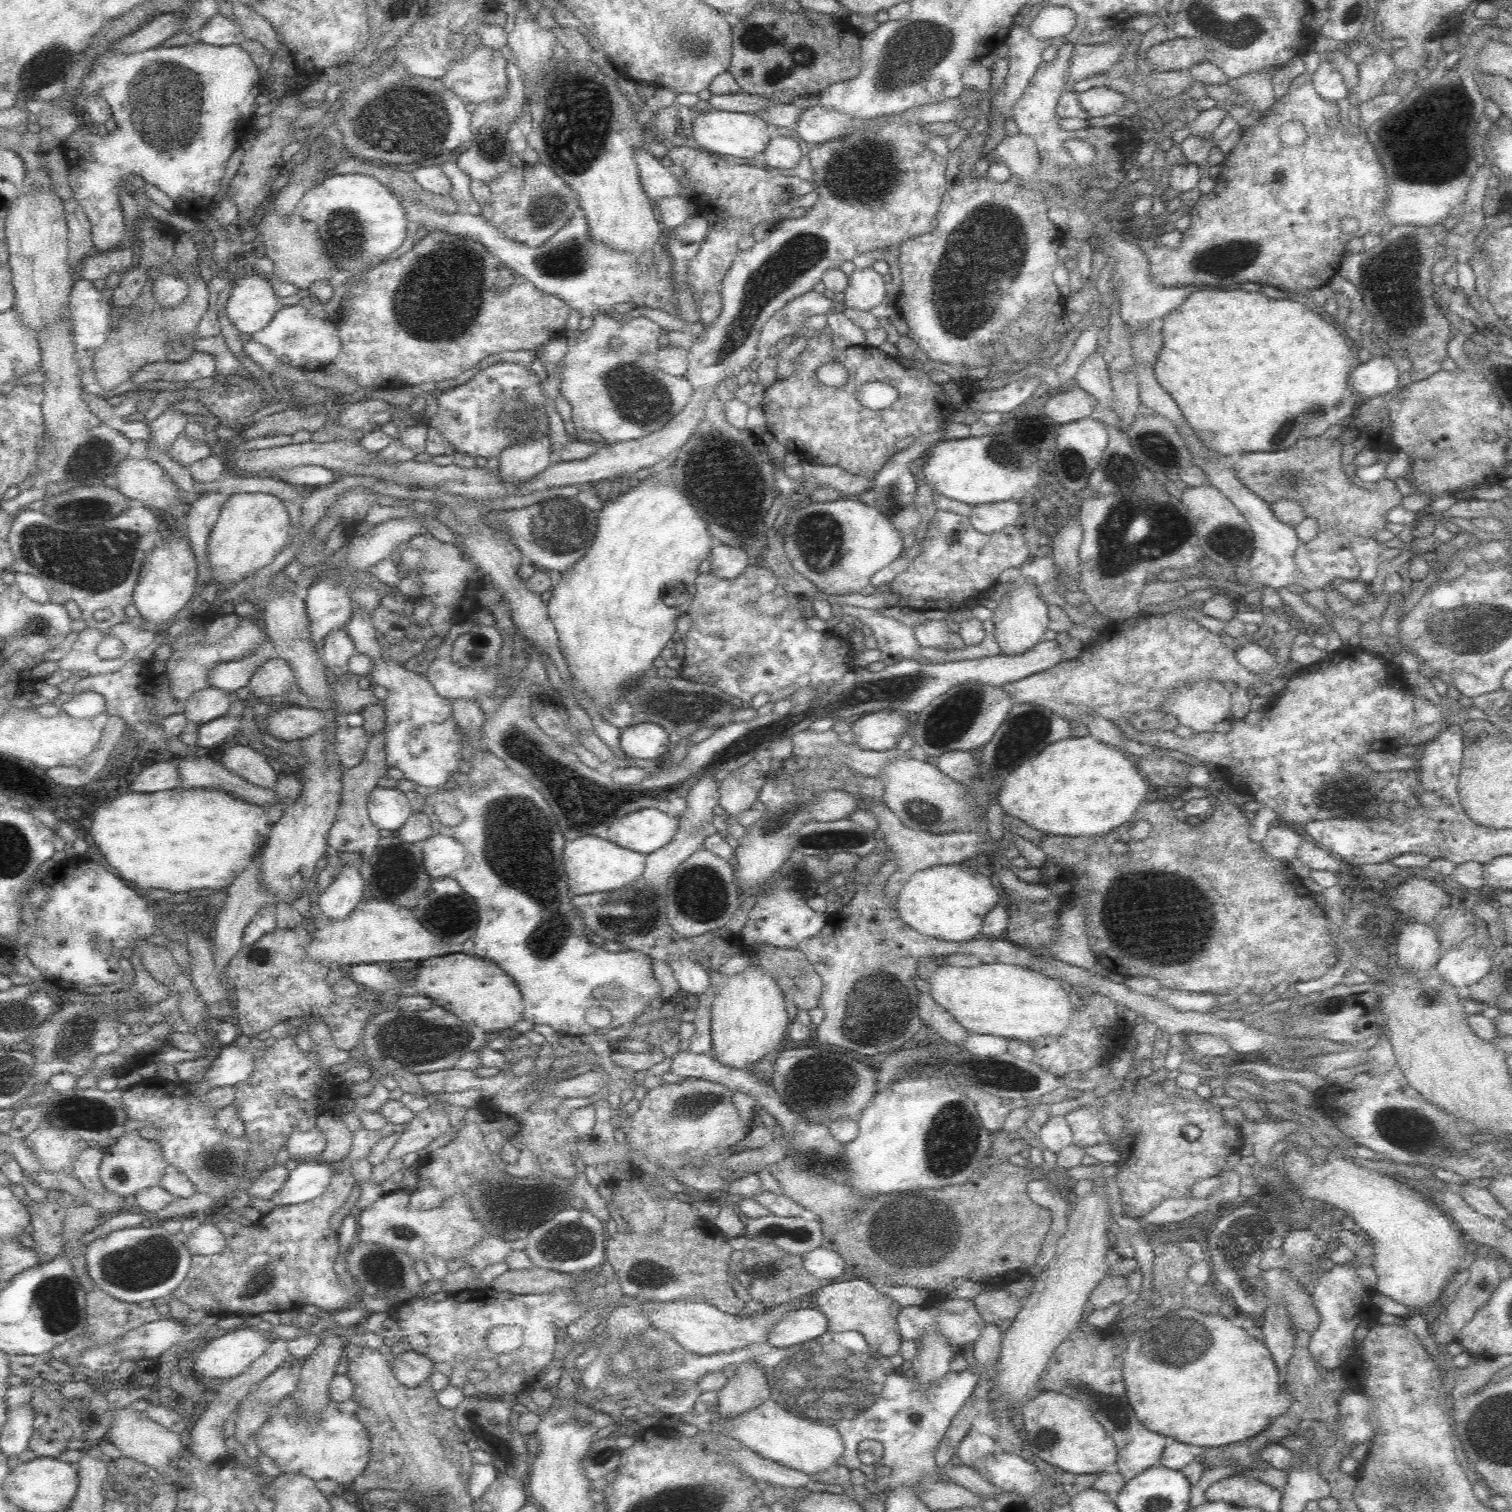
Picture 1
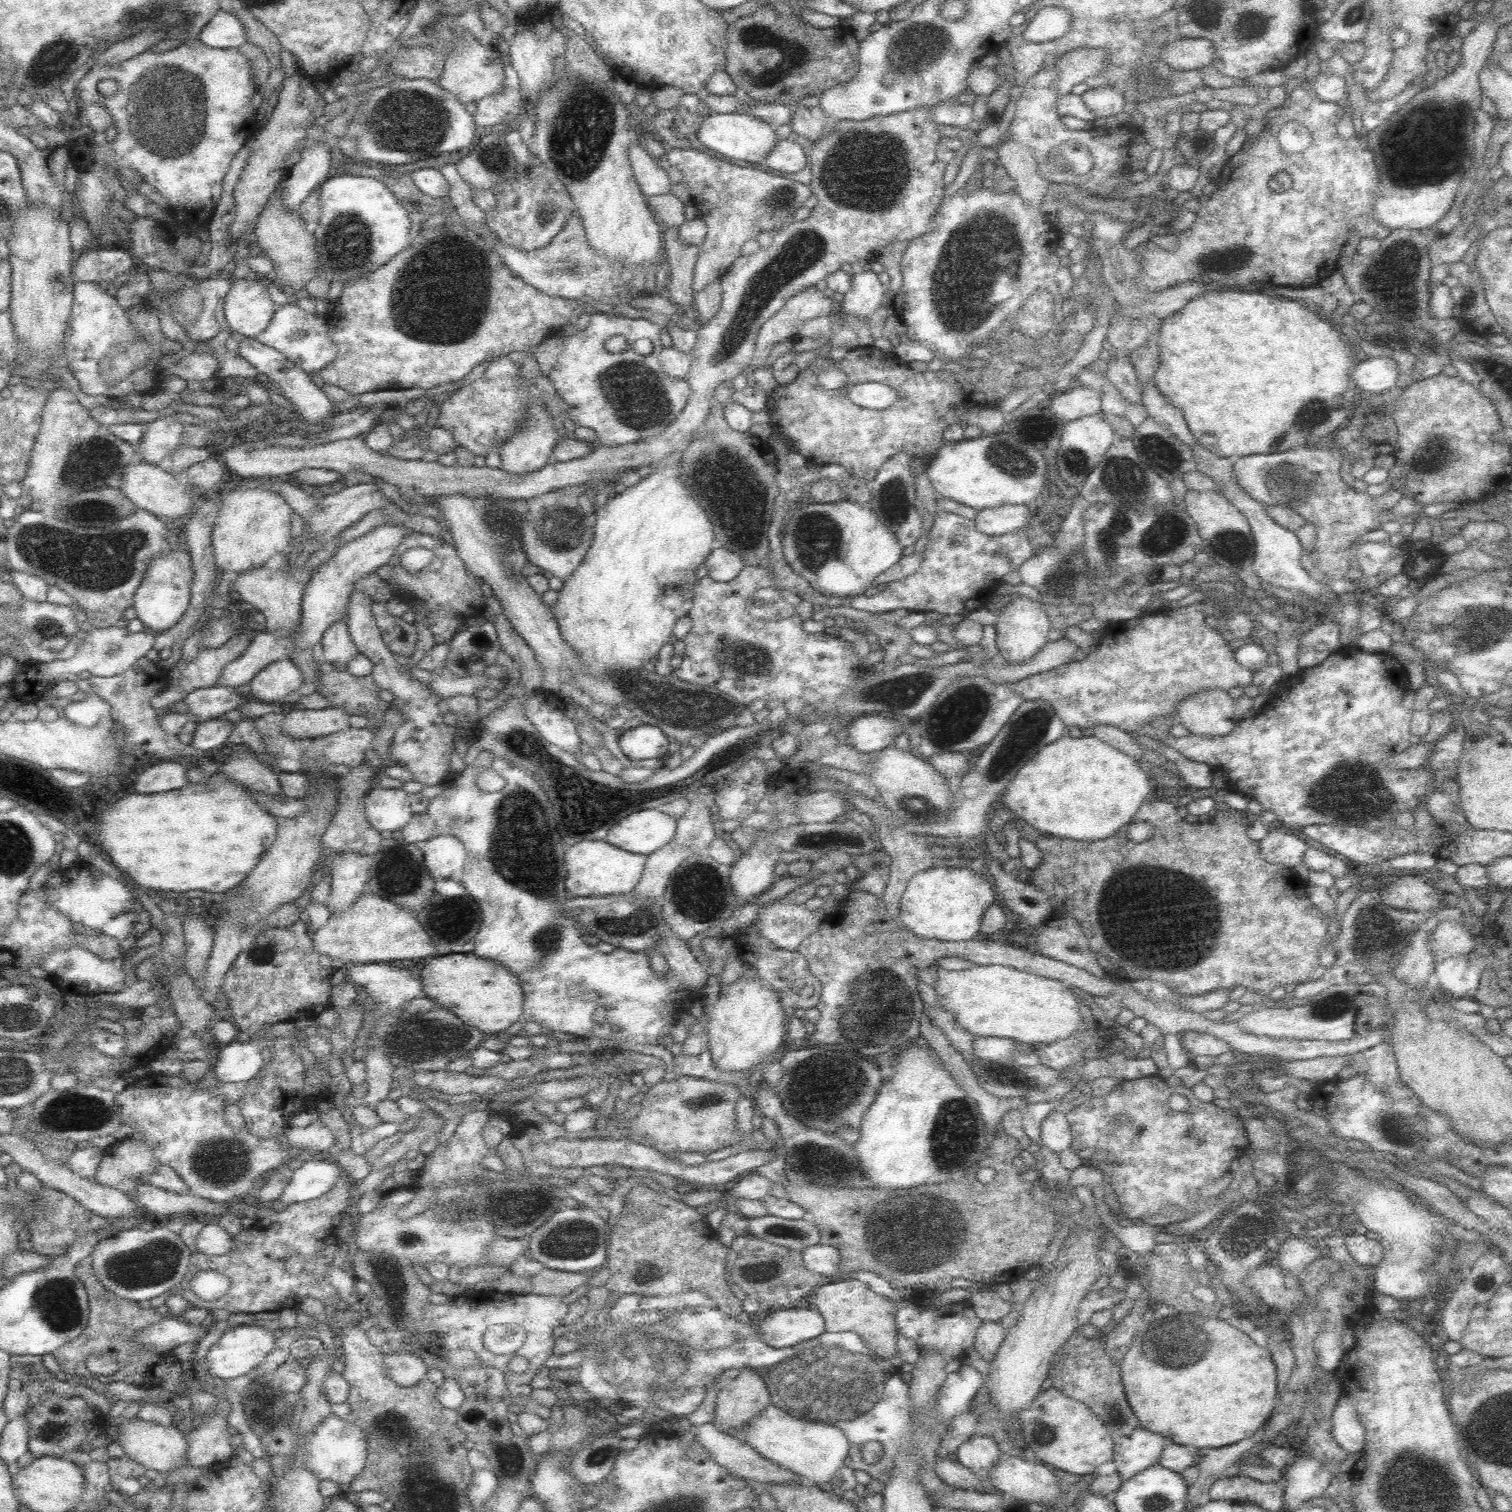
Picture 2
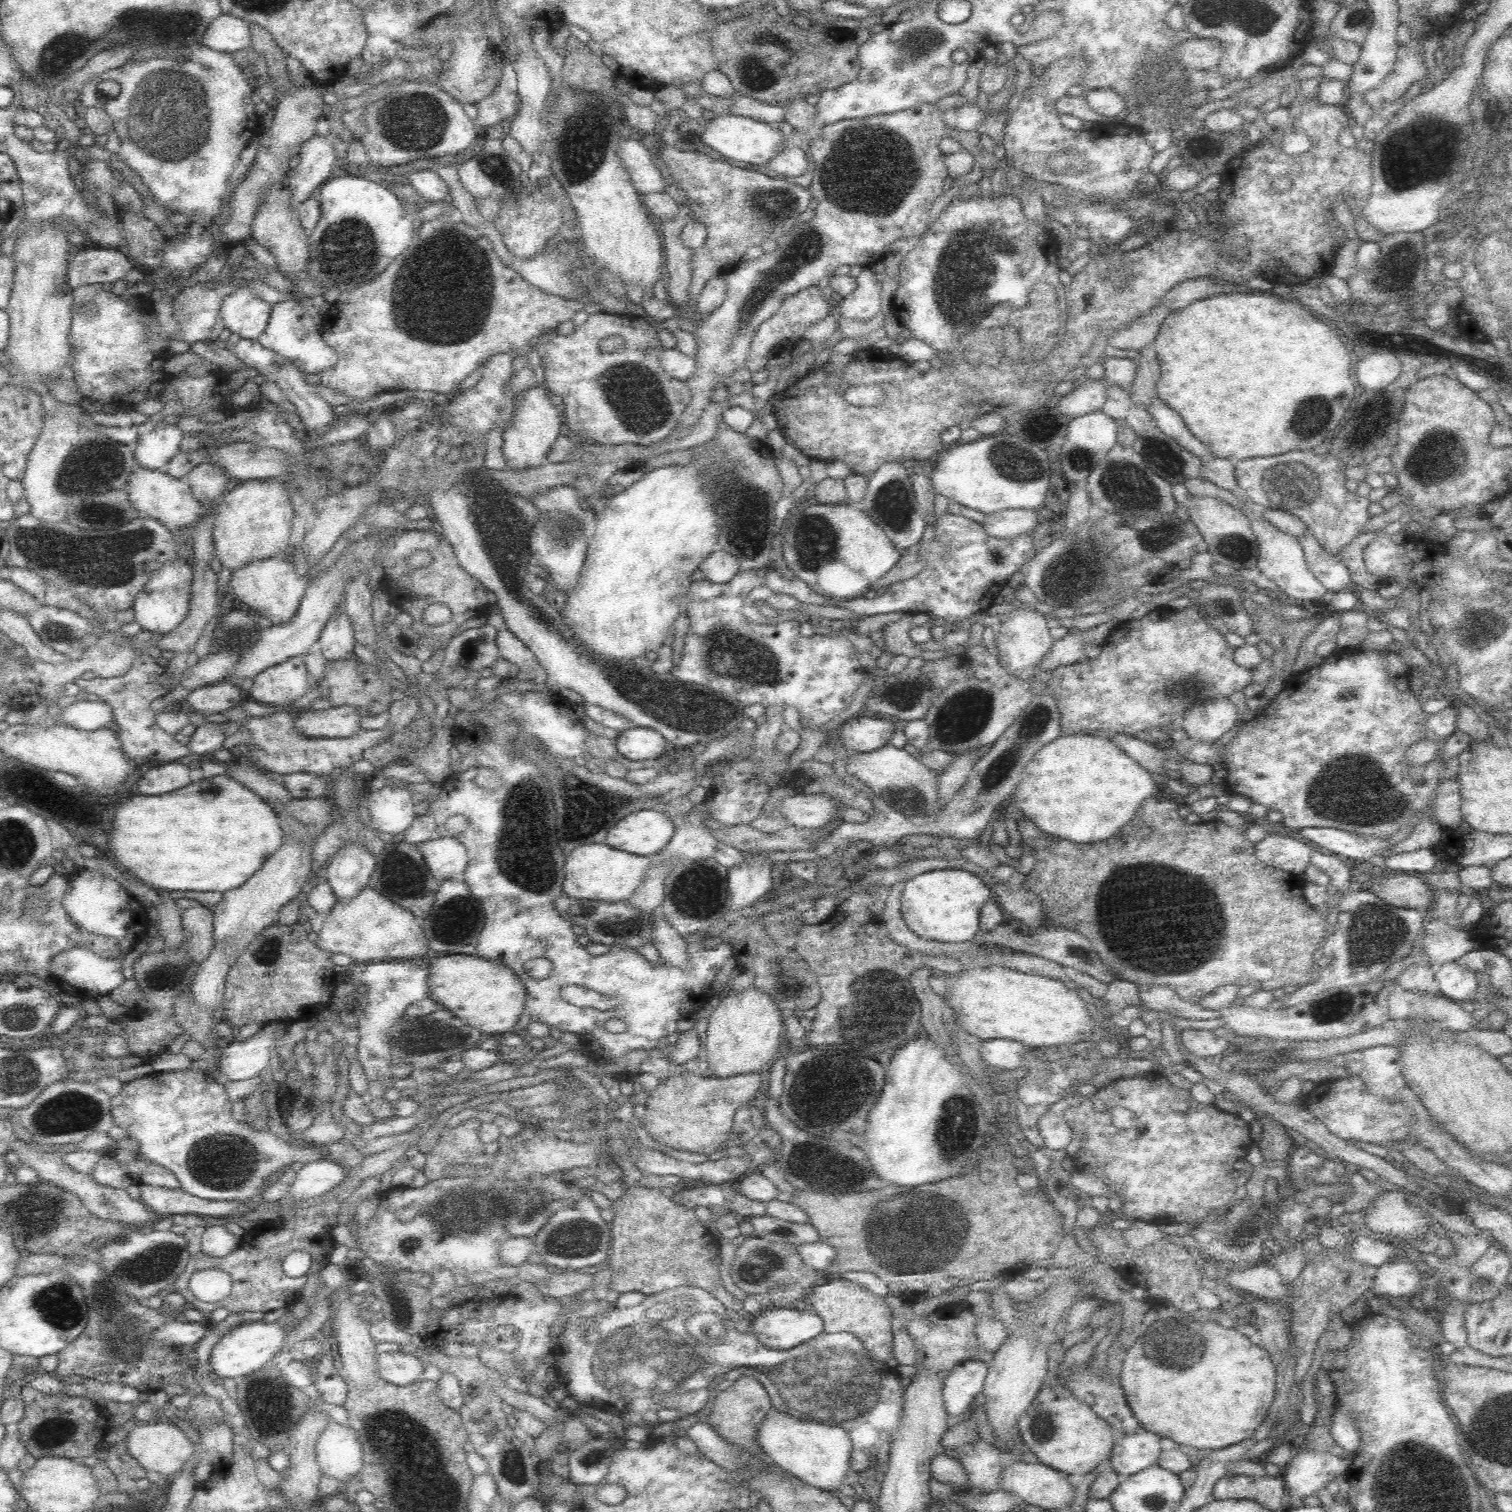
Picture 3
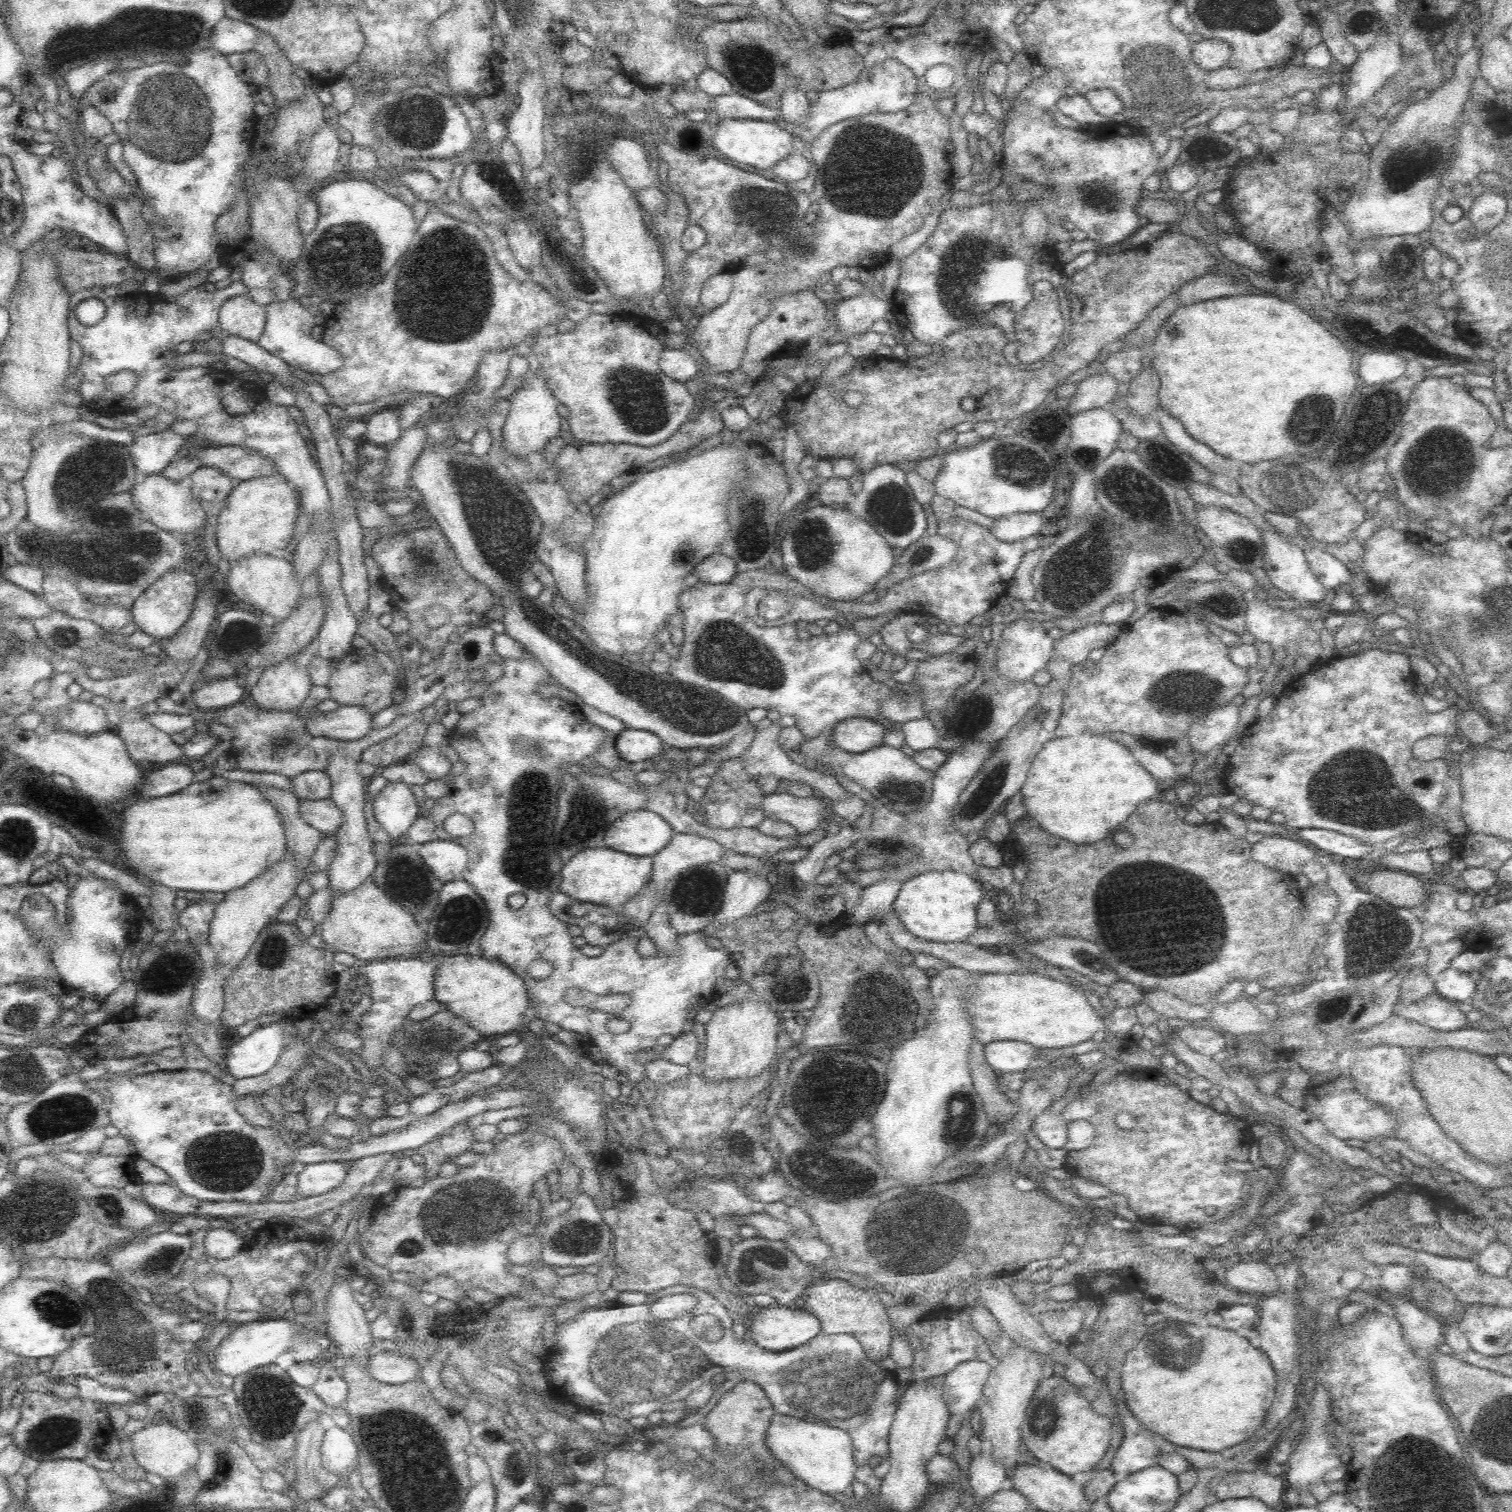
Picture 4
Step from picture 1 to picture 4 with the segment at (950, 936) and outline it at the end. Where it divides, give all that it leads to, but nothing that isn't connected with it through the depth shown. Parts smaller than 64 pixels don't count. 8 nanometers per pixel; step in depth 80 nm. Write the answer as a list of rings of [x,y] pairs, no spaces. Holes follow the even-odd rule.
[[[924,872],[902,882],[893,904],[900,921],[912,934],[932,942],[961,942],[979,928],[988,928],[1004,914],[995,899],[986,899],[981,881],[961,872]]]

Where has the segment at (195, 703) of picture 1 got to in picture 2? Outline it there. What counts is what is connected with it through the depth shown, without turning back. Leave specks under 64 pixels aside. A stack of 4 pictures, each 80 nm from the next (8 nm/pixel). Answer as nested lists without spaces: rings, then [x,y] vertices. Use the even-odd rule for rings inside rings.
[[[220,684],[193,690],[184,699],[189,708],[188,716],[196,720],[196,723],[218,718],[230,710],[239,709],[247,702],[241,692]]]

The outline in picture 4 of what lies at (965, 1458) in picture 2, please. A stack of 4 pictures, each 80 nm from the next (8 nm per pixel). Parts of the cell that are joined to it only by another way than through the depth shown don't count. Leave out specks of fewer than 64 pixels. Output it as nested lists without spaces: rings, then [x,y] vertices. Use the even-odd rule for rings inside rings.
[[[982,1440],[981,1452],[970,1460],[970,1469],[966,1477],[970,1479],[970,1486],[976,1505],[979,1506],[1007,1486],[1008,1470],[992,1457],[992,1446]]]

